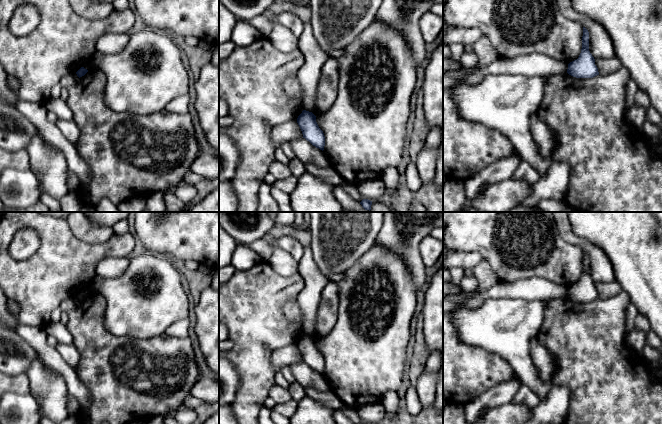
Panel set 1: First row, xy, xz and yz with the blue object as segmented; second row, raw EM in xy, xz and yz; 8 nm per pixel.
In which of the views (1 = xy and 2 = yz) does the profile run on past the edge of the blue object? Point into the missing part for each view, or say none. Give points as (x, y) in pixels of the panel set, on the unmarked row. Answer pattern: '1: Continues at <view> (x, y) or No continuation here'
1: No continuation here
2: No continuation here

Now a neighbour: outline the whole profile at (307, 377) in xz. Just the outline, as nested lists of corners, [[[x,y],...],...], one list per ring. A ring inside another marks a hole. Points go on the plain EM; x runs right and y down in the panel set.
[[[305,362],[290,364],[295,379],[304,388],[312,387],[320,392],[331,390],[330,385],[322,374],[313,370]]]

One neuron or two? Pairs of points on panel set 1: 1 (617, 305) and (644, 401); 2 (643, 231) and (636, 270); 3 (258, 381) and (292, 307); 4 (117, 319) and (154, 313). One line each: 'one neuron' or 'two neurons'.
1: one neuron
2: one neuron
3: two neurons
4: one neuron

